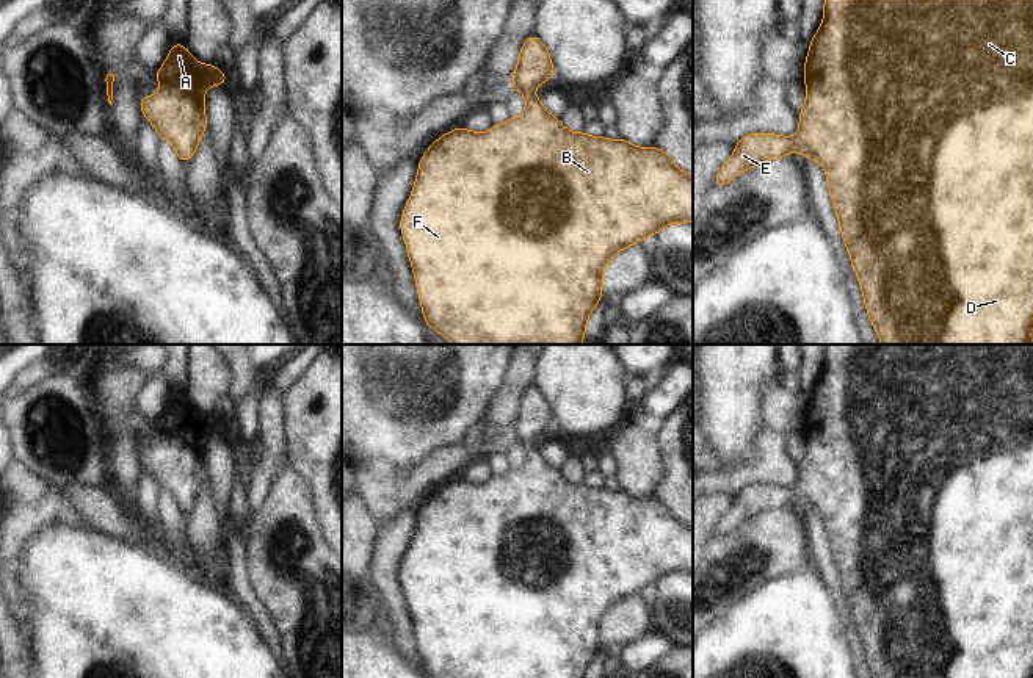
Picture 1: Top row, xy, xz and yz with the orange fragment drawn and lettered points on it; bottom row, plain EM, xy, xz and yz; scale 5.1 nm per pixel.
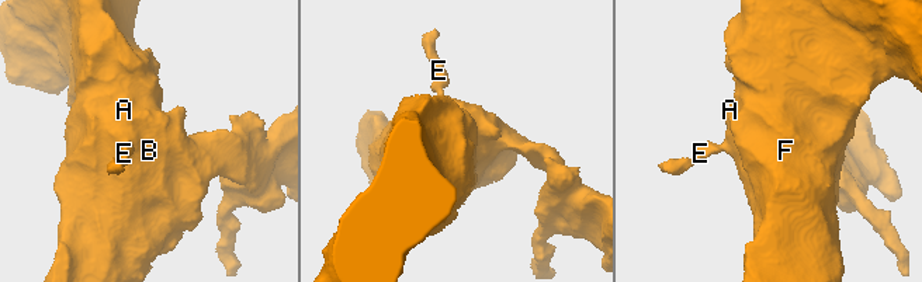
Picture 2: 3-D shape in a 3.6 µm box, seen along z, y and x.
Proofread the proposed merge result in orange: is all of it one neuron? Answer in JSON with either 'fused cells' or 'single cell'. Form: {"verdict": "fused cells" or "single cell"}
{"verdict": "single cell"}

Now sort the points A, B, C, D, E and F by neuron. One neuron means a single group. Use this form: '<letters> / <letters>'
A B C D E F

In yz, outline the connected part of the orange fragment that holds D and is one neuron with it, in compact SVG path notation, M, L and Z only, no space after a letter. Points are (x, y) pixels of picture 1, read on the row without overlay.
M825 344L825 370L810 391L804 426L807 448L799 462L799 484L793 489L773 484L746 485L737 492L734 506L719 520L712 537L723 537L741 521L770 509L782 509L792 501L806 506L825 517L843 592L862 637L873 678L1033 678L1033 344Z

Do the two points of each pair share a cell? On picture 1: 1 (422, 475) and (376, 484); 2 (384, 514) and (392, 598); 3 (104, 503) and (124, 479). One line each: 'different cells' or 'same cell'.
1: same cell
2: different cells
3: different cells

